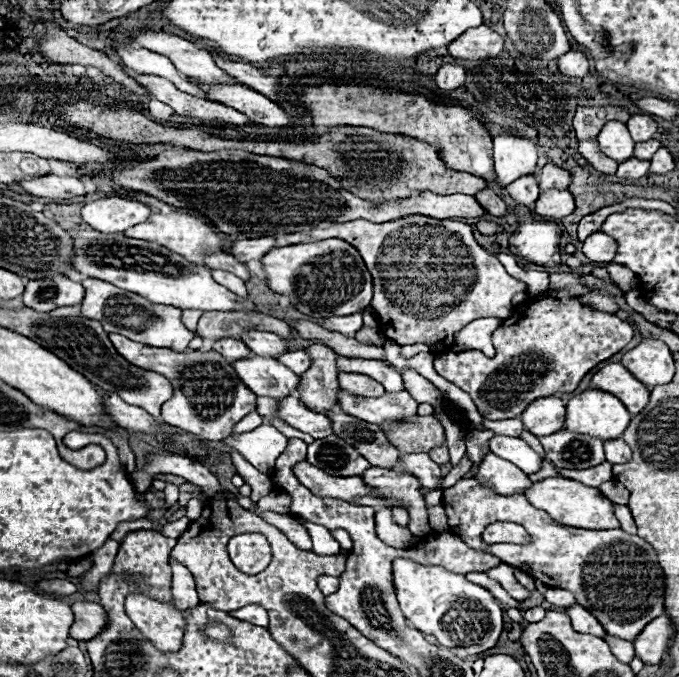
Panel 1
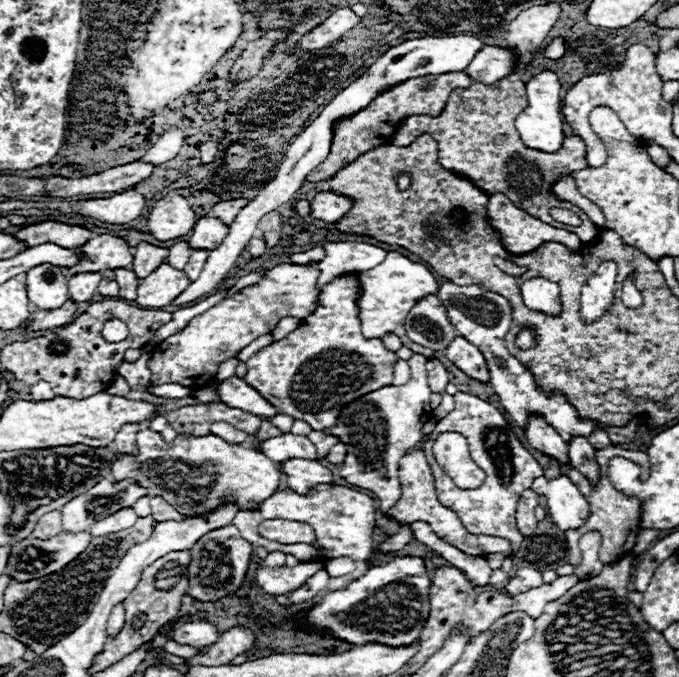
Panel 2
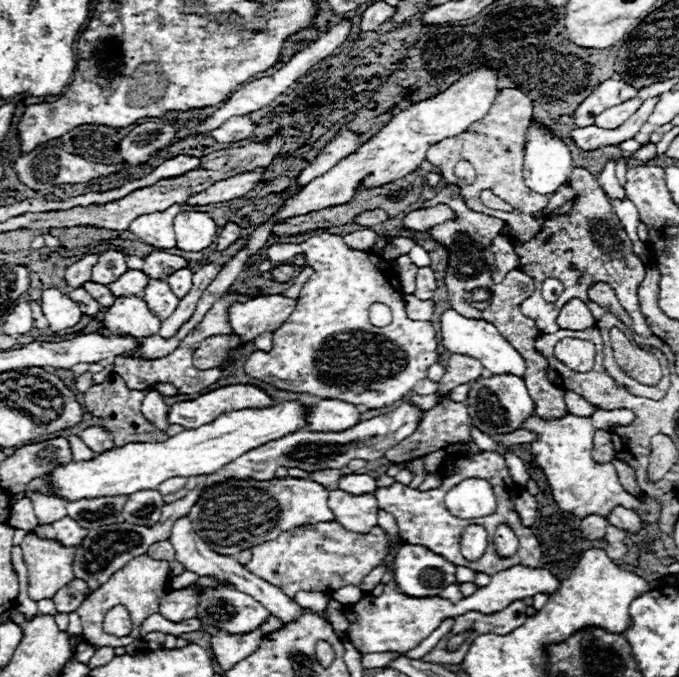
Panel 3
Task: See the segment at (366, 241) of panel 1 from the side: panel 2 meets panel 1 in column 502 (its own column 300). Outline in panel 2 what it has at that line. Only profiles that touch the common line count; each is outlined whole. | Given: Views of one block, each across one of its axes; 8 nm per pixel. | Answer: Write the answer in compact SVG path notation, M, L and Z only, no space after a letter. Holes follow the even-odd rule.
M278 264L270 268L258 284L242 288L240 292L218 302L204 314L192 318L182 332L154 346L148 360L152 384L182 384L192 388L208 384L210 380L214 380L218 366L224 360L234 358L258 336L272 332L280 318L306 318L310 312L314 312L314 304L320 292L316 288L318 274L318 266L302 268L296 264Z

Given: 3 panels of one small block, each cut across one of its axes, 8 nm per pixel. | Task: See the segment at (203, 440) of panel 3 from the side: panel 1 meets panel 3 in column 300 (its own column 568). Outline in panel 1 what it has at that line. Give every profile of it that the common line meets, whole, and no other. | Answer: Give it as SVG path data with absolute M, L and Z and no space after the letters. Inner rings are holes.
M584 390L566 404L566 430L588 434L600 440L622 436L632 416L626 406L610 392Z

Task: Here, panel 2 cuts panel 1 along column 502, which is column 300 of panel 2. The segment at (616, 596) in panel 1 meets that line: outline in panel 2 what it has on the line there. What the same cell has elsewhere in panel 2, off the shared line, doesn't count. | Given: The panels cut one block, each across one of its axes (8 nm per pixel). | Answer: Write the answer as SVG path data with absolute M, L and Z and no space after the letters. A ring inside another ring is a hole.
M328 484L328 486L318 486L312 488L308 496L300 496L294 490L286 488L282 492L276 492L262 504L260 510L242 510L234 516L232 520L234 526L238 526L240 534L244 540L248 540L252 546L262 546L268 552L284 552L292 554L300 562L310 562L310 560L332 560L340 556L348 556L352 560L366 560L372 550L374 550L374 528L376 528L376 502L356 490L338 486L338 484ZM268 518L284 518L284 520L298 520L298 522L308 522L318 540L314 546L284 546L278 542L268 542L266 538L258 536L258 524Z

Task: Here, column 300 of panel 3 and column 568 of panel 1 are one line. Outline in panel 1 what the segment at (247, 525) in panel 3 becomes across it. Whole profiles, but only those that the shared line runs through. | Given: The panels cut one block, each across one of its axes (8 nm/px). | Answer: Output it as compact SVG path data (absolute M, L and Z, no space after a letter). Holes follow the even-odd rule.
M546 478L542 482L536 482L532 488L524 492L524 496L534 504L536 508L548 512L556 522L566 526L578 526L586 530L612 530L620 528L620 522L614 516L614 502L600 494L598 488L584 486L580 482L568 480L568 478Z

